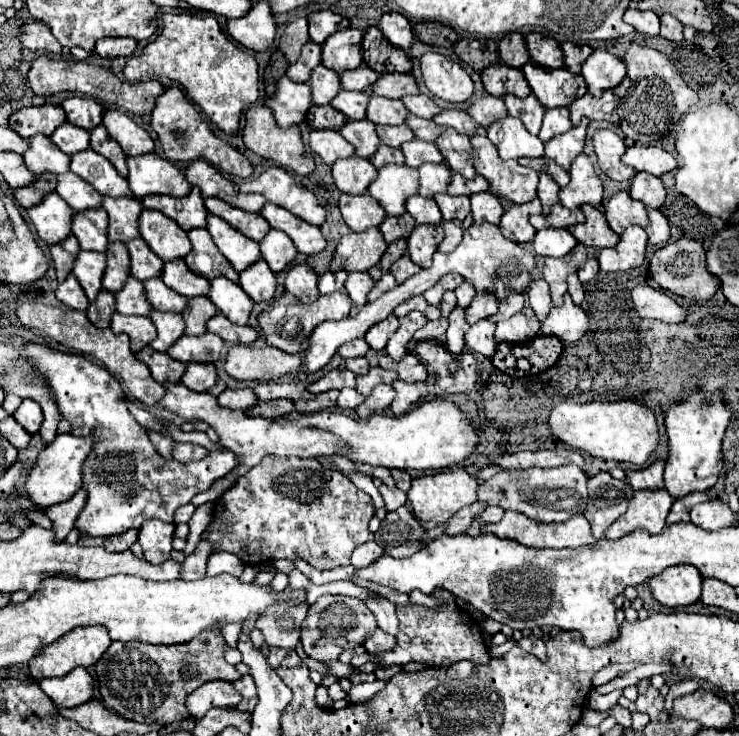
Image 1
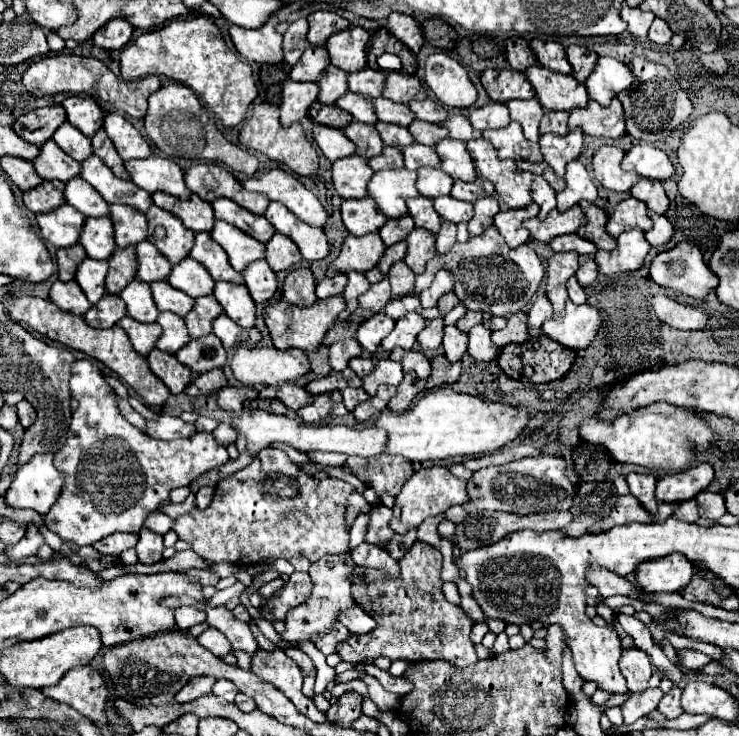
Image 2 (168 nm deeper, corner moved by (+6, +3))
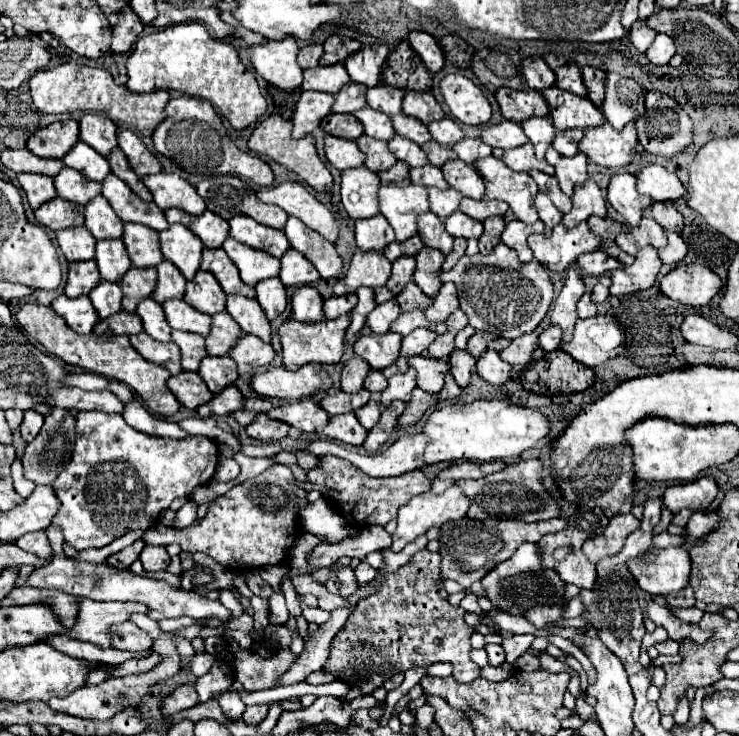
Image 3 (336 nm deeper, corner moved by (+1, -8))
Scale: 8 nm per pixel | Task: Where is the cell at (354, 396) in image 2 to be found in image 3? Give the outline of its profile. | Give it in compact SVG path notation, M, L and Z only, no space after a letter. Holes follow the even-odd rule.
M370 399L370 401L366 403L366 407L362 407L362 409L356 411L356 417L358 417L358 421L362 423L362 427L364 427L366 431L370 431L370 429L380 421L380 405L378 405L374 399Z

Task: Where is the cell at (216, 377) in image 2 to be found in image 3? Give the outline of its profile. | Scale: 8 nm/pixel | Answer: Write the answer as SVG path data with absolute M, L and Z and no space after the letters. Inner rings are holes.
M230 385L222 393L214 395L214 399L208 403L208 407L218 417L230 415L230 413L234 413L234 411L244 407L244 397L242 397L242 393L234 385Z

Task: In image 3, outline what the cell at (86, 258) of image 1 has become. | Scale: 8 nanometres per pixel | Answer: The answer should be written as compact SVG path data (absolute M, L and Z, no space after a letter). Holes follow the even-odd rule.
M100 281L98 287L94 287L94 291L90 291L90 301L94 305L94 309L98 311L100 319L108 319L110 315L118 313L120 301L122 301L122 291L118 283L110 283L110 281Z

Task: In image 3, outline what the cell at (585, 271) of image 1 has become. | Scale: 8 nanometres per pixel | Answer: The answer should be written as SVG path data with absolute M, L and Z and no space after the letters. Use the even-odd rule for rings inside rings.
M604 275L602 279L598 279L598 283L596 283L594 291L592 291L592 301L594 301L596 305L598 305L598 303L604 303L604 301L608 299L608 295L610 295L610 285L612 285L612 281L610 281L608 275Z

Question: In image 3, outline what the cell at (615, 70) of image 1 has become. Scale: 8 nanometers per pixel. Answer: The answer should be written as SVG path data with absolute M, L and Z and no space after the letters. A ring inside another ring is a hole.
M608 73L602 113L616 131L622 131L626 123L636 121L640 115L646 113L644 89L632 79Z

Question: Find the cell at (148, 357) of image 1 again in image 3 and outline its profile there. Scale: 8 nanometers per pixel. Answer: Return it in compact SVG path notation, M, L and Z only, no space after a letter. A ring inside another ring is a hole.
M182 371L180 375L170 377L168 387L176 395L176 399L188 409L196 409L214 397L214 393L210 393L210 389L202 381L202 377L198 373L190 373L190 371Z

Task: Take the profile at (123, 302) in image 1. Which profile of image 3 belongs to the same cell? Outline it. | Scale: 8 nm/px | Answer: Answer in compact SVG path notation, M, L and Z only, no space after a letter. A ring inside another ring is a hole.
M144 299L140 305L138 305L138 311L136 311L144 323L144 331L154 337L156 341L170 341L170 327L166 323L166 317L164 317L164 309L162 305L158 305L154 299Z

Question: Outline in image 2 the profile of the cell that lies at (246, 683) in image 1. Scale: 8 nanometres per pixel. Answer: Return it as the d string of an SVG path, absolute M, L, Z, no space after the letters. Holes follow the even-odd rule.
M217 680L215 688L213 688L215 696L221 696L223 700L229 700L229 702L233 702L233 698L237 696L237 692L239 692L237 686L233 682L229 682L229 680Z

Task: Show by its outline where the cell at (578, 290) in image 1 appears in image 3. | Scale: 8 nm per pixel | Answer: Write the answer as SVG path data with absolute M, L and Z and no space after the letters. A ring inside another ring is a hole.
M586 293L580 301L578 301L578 317L586 319L586 317L594 317L596 315L596 305L592 303L590 295Z

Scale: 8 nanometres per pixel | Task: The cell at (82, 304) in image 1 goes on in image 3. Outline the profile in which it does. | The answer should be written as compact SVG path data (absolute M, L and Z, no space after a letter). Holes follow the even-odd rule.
M60 295L52 301L52 309L66 319L66 323L76 333L90 333L94 325L100 321L98 313L94 311L94 305L88 297L76 297L70 299L66 295Z

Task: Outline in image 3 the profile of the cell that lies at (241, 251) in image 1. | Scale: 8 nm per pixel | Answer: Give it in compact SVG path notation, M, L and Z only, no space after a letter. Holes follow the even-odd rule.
M228 237L224 241L222 249L234 261L234 265L238 267L240 277L246 285L254 287L258 281L278 277L278 273L280 273L280 259L266 255L266 251L250 249L250 247L246 247L244 243L238 243L232 237Z

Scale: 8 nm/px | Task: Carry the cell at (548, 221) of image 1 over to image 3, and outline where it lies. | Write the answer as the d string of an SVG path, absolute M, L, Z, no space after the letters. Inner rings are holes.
M558 223L550 237L530 235L528 245L536 261L540 261L550 271L562 273L576 265L580 255L598 251L602 239L594 235L586 223L580 223L574 229L566 229L562 223Z

